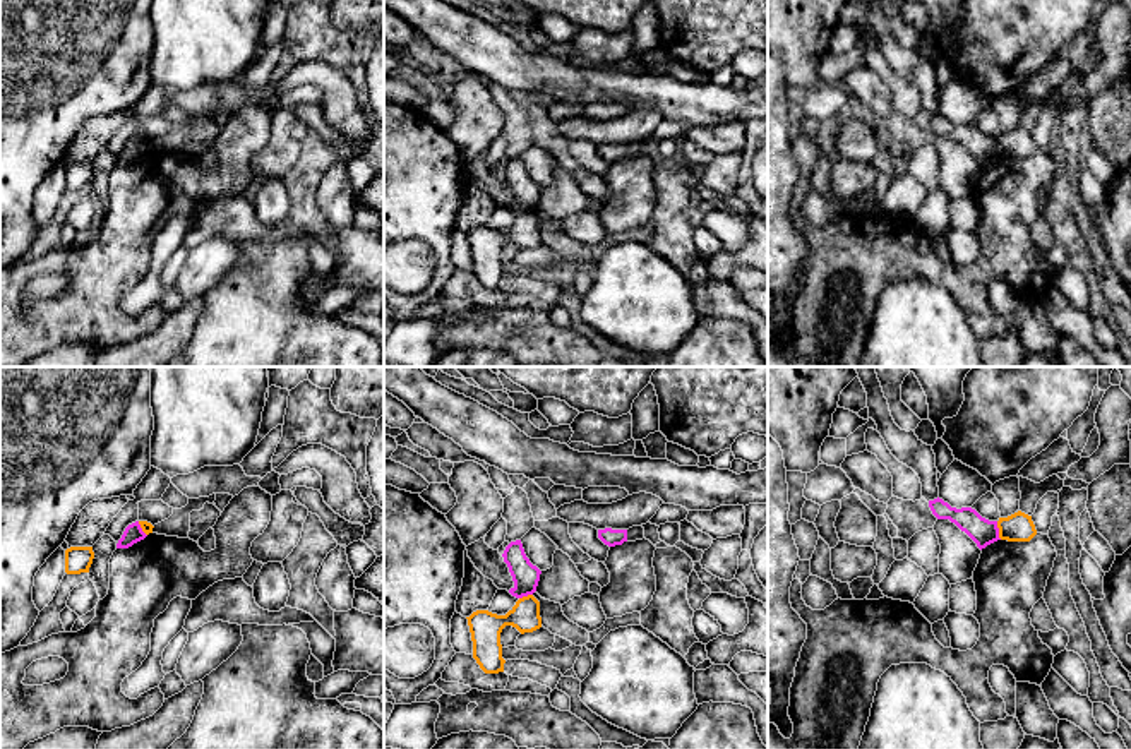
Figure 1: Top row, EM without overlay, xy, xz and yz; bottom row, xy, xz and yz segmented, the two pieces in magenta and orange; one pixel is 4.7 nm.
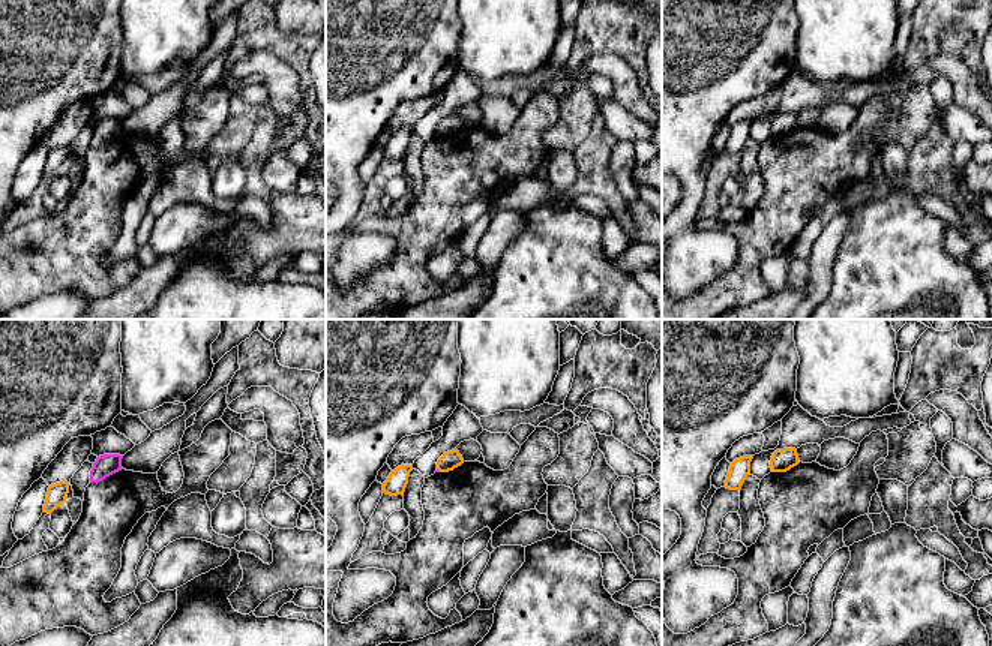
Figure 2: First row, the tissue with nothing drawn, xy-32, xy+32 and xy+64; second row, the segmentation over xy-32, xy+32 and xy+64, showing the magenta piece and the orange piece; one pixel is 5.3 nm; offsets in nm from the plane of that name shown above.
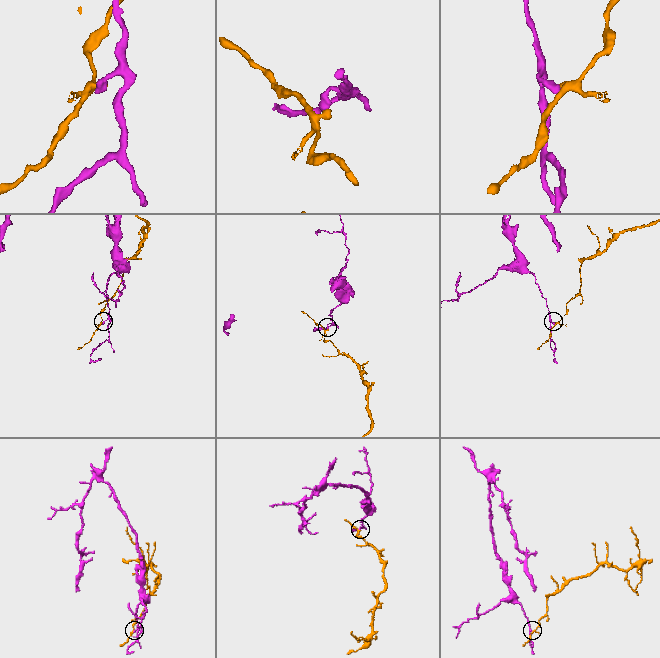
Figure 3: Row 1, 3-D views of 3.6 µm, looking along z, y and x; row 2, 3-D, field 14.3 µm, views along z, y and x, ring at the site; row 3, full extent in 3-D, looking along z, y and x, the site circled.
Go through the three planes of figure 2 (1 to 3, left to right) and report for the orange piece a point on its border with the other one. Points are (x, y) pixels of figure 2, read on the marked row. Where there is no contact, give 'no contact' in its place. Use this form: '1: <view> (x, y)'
1: no contact
2: no contact
3: no contact

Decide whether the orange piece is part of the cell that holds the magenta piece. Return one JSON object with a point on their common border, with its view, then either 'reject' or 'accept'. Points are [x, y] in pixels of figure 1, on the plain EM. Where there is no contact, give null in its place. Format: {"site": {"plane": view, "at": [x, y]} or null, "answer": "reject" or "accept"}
{"site": {"plane": "yz", "at": [998, 146]}, "answer": "reject"}

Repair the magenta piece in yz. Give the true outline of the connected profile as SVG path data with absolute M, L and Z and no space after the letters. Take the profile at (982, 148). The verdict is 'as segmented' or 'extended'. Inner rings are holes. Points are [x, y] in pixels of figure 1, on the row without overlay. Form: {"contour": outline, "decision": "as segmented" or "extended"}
{"contour": "M939 113L929 117L929 123L937 135L949 135L951 139L954 139L961 147L965 147L977 159L980 166L1001 156L997 137L989 137L982 134L972 123L956 125Z", "decision": "as segmented"}

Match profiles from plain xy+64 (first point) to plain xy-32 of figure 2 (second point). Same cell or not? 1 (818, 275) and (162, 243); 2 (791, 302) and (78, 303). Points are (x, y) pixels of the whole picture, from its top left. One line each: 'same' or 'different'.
1: same
2: different

